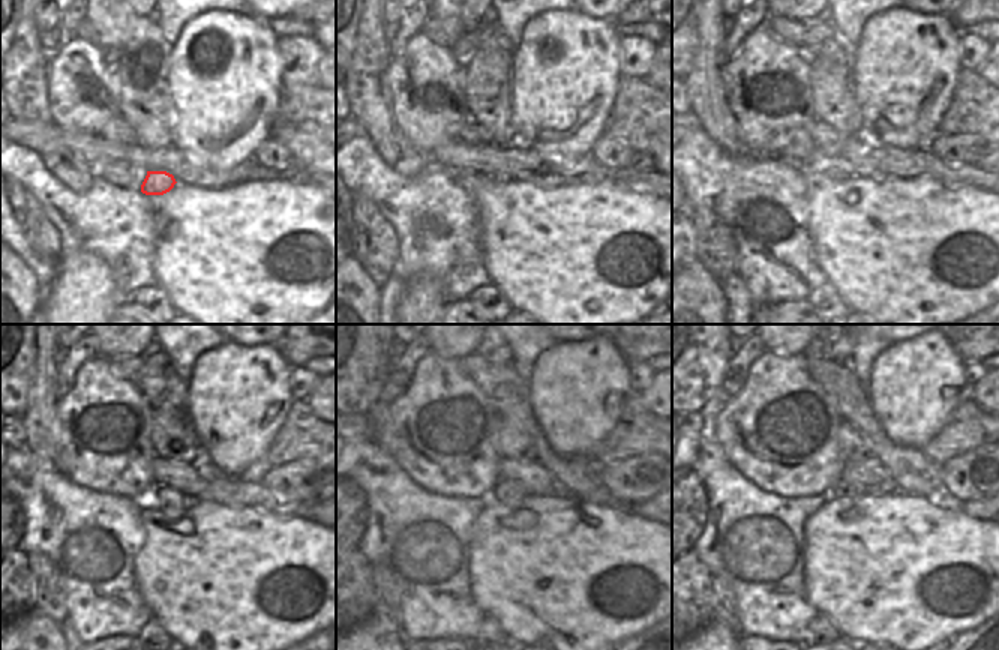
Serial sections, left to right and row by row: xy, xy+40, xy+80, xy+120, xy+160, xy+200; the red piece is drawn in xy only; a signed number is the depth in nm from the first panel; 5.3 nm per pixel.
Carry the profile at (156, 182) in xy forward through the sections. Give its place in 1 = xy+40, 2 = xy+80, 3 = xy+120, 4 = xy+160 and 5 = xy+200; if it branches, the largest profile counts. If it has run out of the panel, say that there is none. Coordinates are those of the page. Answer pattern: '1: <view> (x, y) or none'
1: xy+40 (495, 176)
2: xy+80 (836, 168)
3: xy+120 (155, 497)
4: xy+160 (506, 493)
5: xy+200 (842, 490)

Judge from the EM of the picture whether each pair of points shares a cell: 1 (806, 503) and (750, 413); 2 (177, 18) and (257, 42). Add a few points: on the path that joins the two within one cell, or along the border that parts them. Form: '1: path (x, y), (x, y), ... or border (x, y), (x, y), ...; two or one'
1: border (768, 491), (785, 497), (821, 496); two
2: border (197, 15), (183, 26), (171, 45); two

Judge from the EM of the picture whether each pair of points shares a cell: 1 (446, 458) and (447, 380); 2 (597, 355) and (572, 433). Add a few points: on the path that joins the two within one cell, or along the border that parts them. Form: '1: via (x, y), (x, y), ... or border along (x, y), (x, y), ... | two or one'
1: via (446, 439), (447, 400) | one
2: via (593, 374), (578, 391), (575, 413) | one

